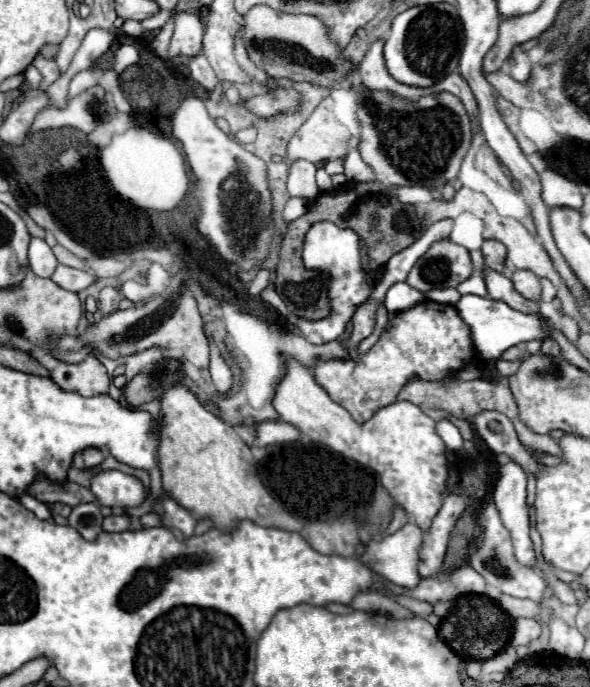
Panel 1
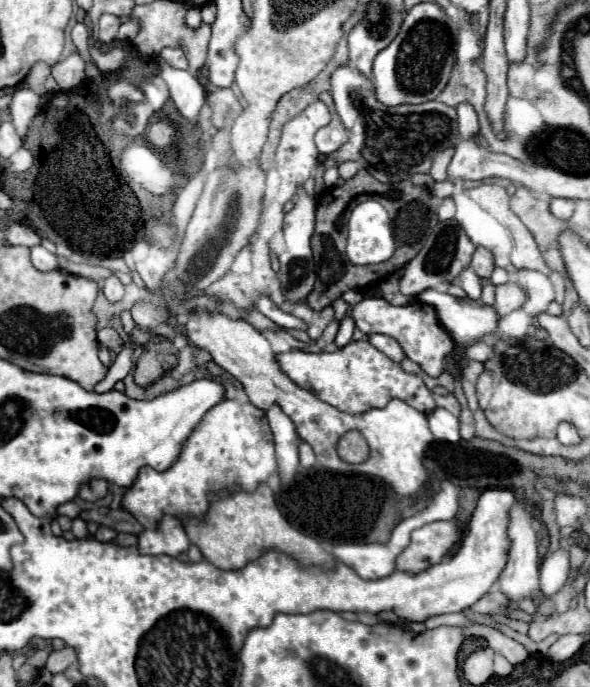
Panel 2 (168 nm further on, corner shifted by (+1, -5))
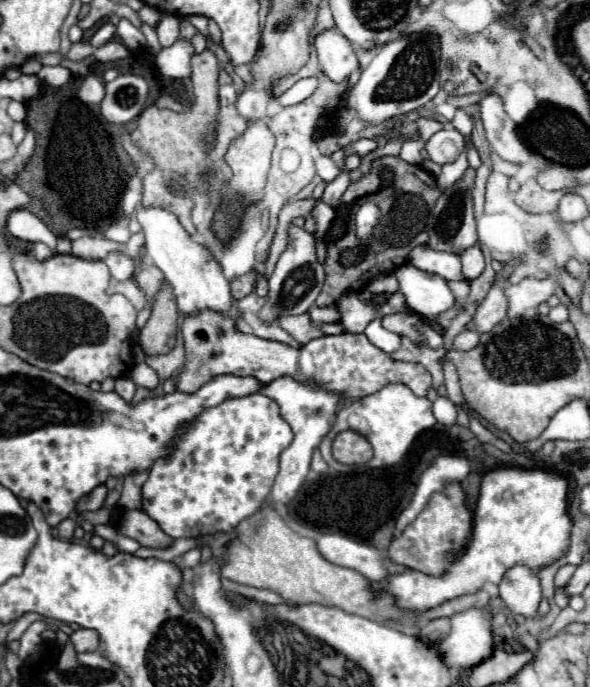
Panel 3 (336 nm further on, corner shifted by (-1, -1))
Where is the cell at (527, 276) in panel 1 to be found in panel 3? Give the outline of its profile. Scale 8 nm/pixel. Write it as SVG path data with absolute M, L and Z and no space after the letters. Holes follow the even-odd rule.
M501 279L489 289L485 301L477 307L473 323L479 333L489 333L497 323L501 323L507 317L507 297L505 289L509 283L501 283Z

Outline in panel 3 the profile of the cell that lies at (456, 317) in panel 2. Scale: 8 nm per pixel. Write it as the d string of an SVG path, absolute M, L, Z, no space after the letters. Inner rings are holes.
M411 263L401 265L395 277L399 279L399 289L407 299L407 307L427 321L433 321L455 303L455 295L443 277L429 275Z

